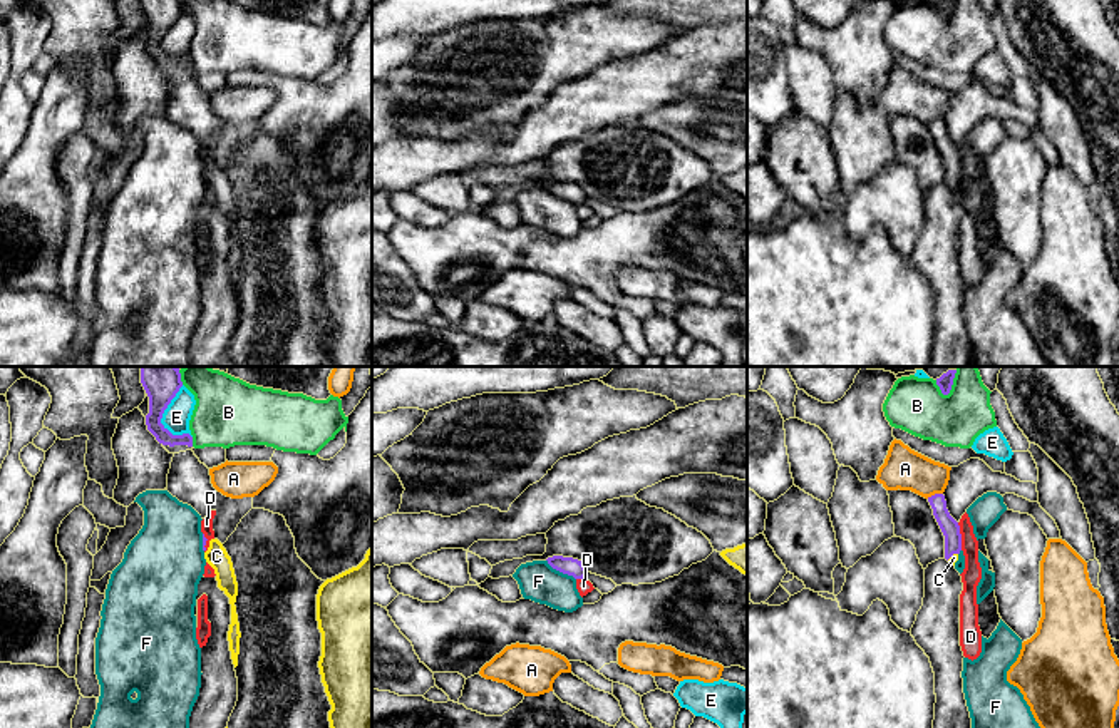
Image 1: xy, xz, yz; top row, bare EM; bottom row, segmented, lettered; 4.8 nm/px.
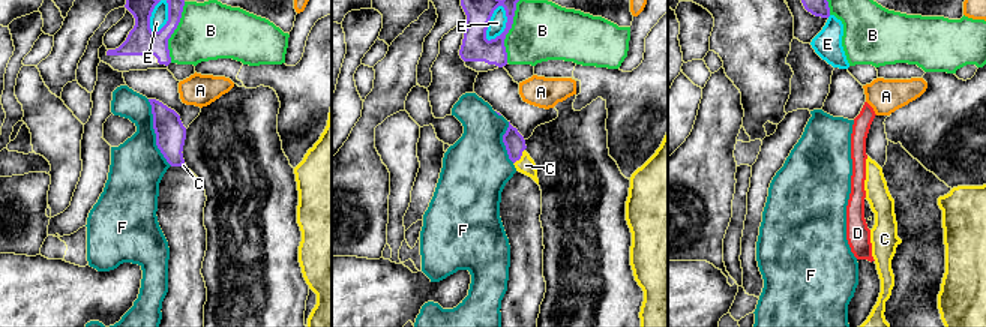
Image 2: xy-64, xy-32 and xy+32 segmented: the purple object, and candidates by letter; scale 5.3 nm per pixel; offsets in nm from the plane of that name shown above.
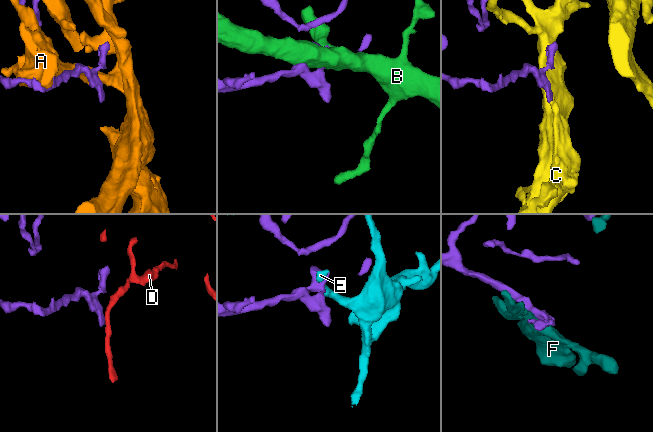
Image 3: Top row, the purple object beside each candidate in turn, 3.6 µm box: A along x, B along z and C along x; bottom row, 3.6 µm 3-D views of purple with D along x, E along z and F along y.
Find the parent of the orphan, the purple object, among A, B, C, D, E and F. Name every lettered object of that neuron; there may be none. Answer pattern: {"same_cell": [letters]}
{"same_cell": ["C"]}

